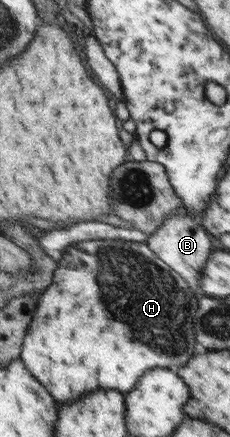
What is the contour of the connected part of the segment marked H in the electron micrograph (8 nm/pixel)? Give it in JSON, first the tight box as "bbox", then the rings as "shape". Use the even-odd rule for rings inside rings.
{"bbox":[20,241,200,403],"shape":[[[81,241],[67,247],[60,261],[54,273],[55,281],[39,300],[20,355],[57,403],[73,403],[99,387],[118,389],[124,394],[132,392],[150,369],[159,366],[178,373],[178,369],[196,354],[193,319],[200,298],[197,299],[196,291],[148,246],[148,242]]]}

